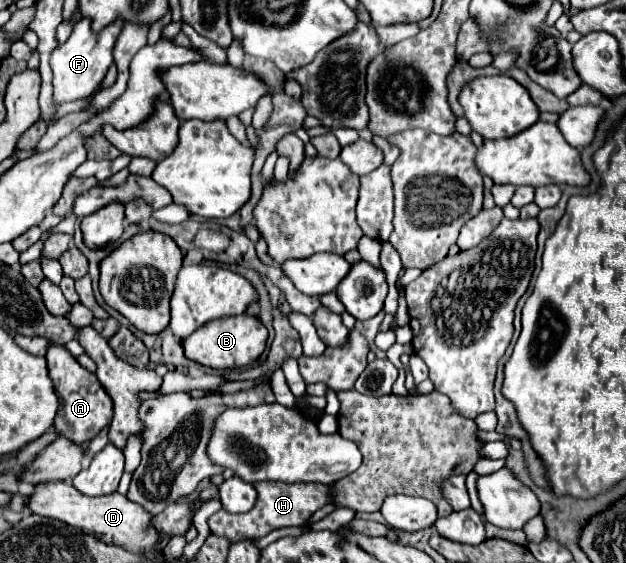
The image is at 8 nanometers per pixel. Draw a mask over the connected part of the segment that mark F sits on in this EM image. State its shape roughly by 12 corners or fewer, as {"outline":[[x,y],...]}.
{"outline":[[88,18],[52,52],[54,102],[86,98],[114,62],[124,18]]}

